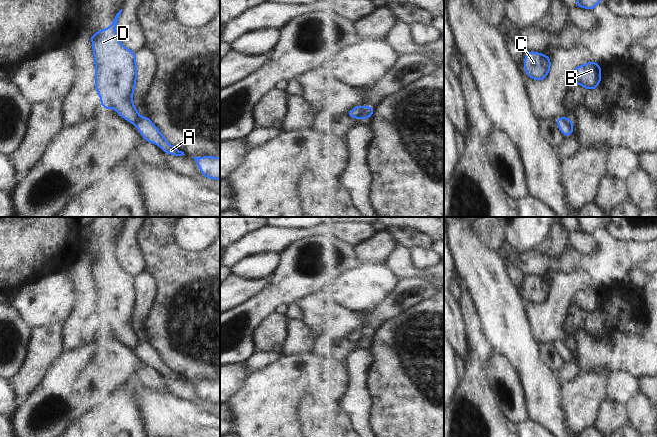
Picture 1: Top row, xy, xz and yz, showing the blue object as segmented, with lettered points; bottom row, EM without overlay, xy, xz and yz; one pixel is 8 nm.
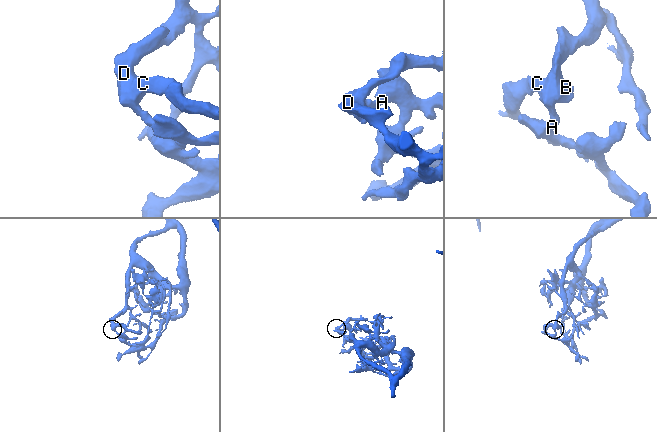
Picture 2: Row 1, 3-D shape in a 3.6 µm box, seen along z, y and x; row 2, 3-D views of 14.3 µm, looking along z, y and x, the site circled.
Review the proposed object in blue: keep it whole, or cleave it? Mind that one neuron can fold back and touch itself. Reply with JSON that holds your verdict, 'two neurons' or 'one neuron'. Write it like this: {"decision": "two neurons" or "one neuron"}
{"decision": "two neurons"}

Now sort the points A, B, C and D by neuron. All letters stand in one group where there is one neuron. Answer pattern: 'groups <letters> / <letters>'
groups A / B C D

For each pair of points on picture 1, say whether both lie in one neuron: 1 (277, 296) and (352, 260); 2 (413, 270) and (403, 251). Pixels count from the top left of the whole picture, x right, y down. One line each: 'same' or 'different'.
1: same
2: same

